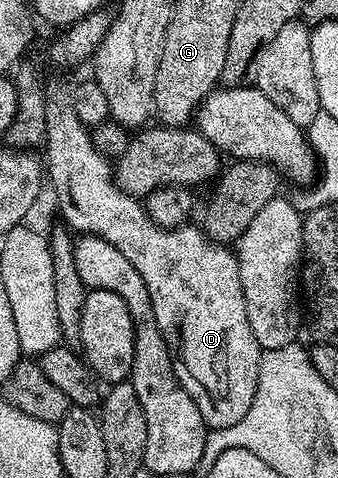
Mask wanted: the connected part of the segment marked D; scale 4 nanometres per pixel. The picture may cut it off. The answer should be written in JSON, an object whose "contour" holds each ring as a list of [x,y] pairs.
{"contour":[[[49,82],[44,96],[46,97],[46,133],[42,144],[42,155],[46,160],[47,178],[49,180],[52,178],[52,187],[56,190],[56,199],[60,202],[60,211],[64,214],[65,220],[63,219],[63,222],[73,232],[97,235],[106,241],[110,241],[110,245],[114,245],[114,249],[118,249],[118,253],[122,253],[122,257],[126,257],[126,261],[130,261],[130,265],[134,265],[134,269],[138,269],[138,277],[142,277],[142,281],[146,281],[146,293],[150,293],[150,305],[154,305],[154,317],[158,317],[158,329],[162,329],[162,337],[168,346],[168,352],[174,365],[174,373],[186,389],[186,393],[190,393],[194,405],[198,405],[198,413],[202,413],[205,425],[214,431],[226,429],[230,425],[238,425],[238,421],[242,421],[242,417],[246,417],[246,412],[250,410],[250,405],[254,401],[254,389],[258,389],[258,365],[260,364],[262,349],[254,337],[254,329],[250,329],[250,317],[246,317],[246,297],[242,293],[242,277],[238,269],[235,250],[231,246],[215,243],[204,232],[203,226],[163,227],[155,223],[149,217],[148,210],[144,208],[143,202],[137,196],[128,195],[121,191],[120,186],[116,184],[114,167],[109,156],[97,151],[96,146],[92,144],[91,130],[84,126],[84,122],[78,117],[78,113],[74,113],[69,88],[67,86],[64,88],[60,83],[51,84]]]}

